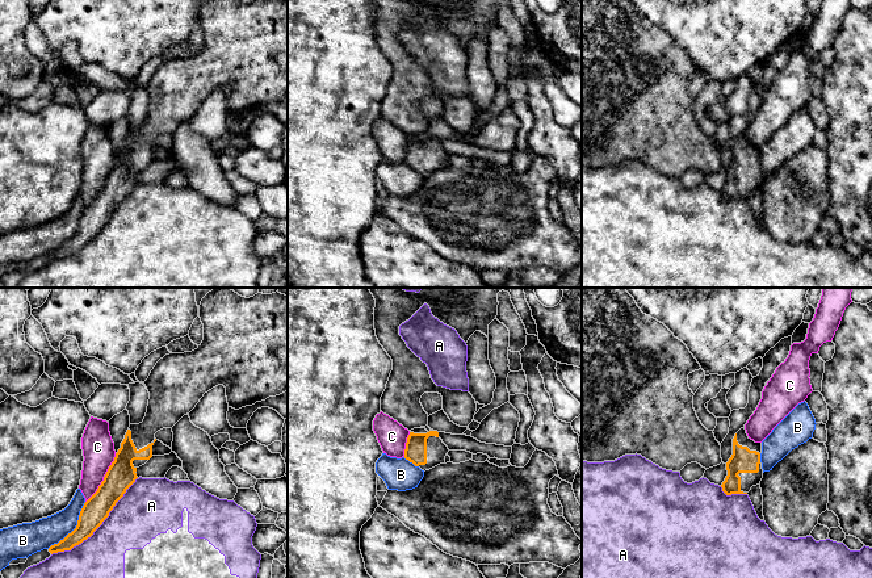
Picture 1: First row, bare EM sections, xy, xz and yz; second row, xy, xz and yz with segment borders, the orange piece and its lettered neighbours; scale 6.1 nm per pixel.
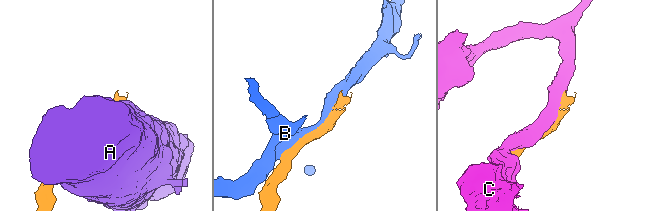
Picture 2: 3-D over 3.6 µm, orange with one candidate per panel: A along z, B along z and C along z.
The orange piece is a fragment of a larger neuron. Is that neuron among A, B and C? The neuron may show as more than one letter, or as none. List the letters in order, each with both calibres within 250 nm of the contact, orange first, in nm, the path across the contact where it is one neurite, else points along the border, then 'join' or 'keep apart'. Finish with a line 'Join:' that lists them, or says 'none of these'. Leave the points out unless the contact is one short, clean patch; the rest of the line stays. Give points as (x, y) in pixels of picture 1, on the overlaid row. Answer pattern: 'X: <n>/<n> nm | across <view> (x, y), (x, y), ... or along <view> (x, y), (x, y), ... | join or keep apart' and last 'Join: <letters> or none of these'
A: 160/320 nm | keep apart
B: 160/190 nm | keep apart
C: 180/190 nm | keep apart
Join: none of these

